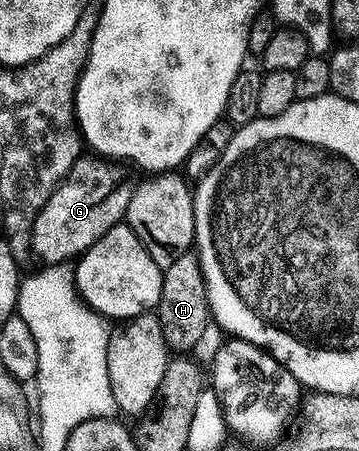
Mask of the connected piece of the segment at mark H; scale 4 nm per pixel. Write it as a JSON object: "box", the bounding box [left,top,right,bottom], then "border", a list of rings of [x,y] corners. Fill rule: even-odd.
{"box":[156,252,210,354],"border":[[[186,252],[163,270],[161,297],[156,314],[161,323],[167,350],[173,354],[189,354],[201,341],[207,325],[210,325],[210,314],[206,283],[203,281],[202,267],[198,263],[197,254]]]}

